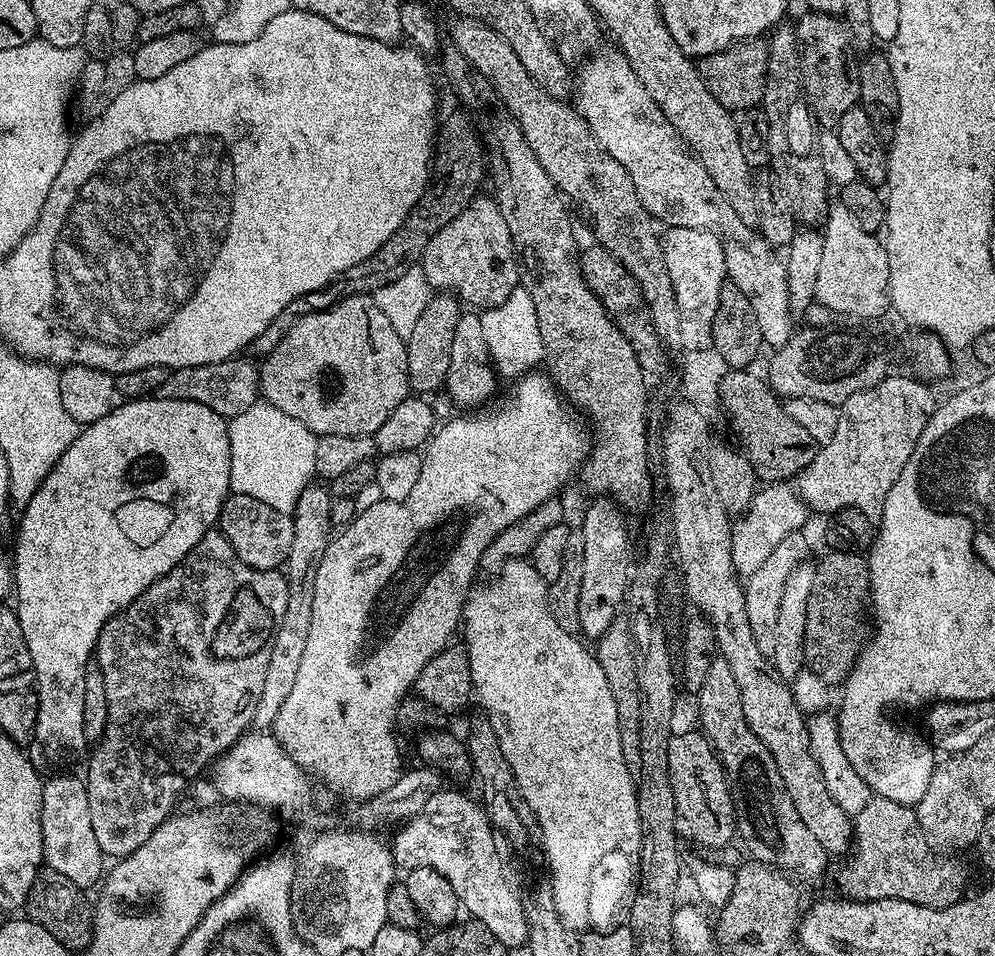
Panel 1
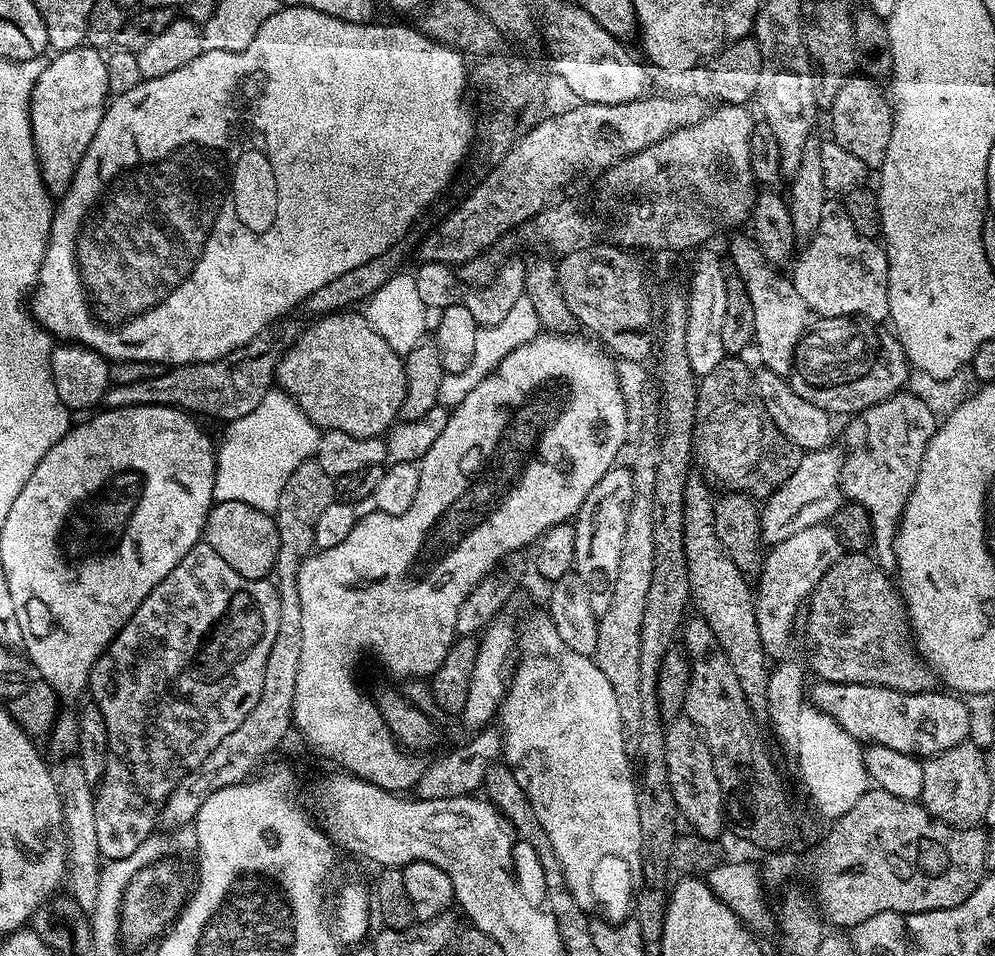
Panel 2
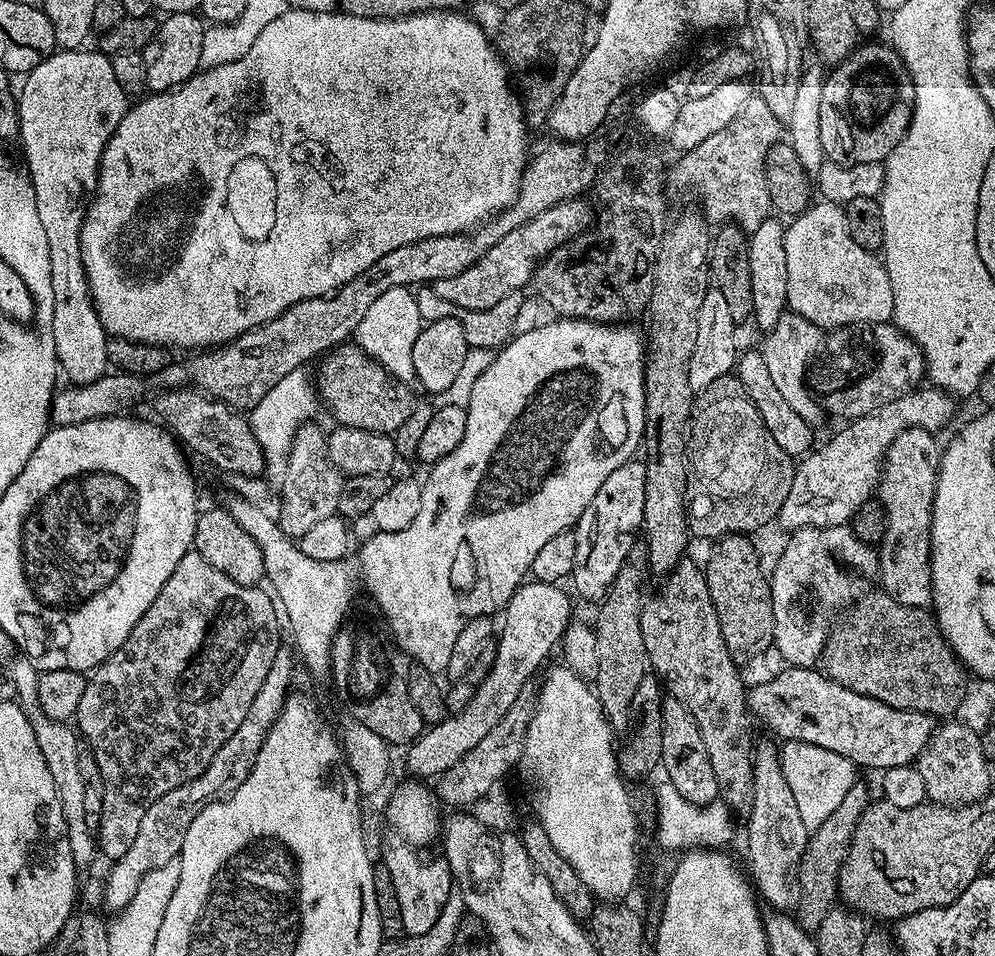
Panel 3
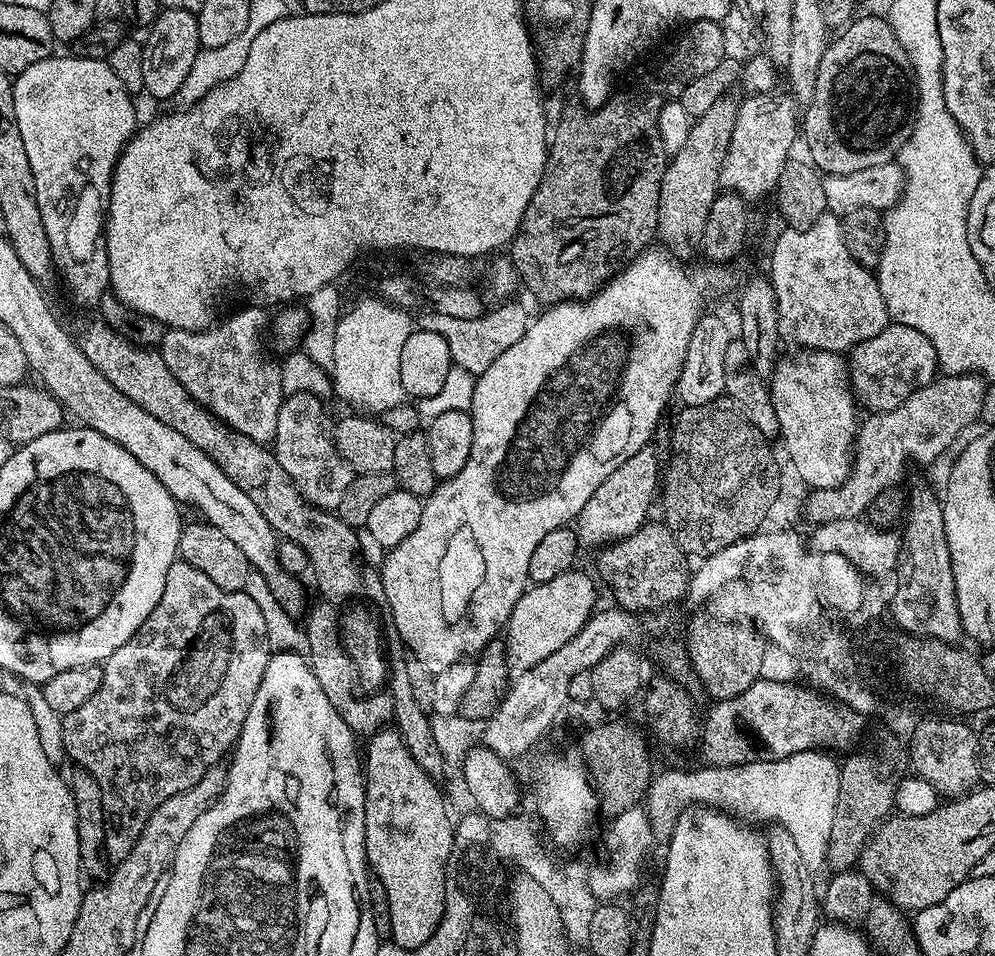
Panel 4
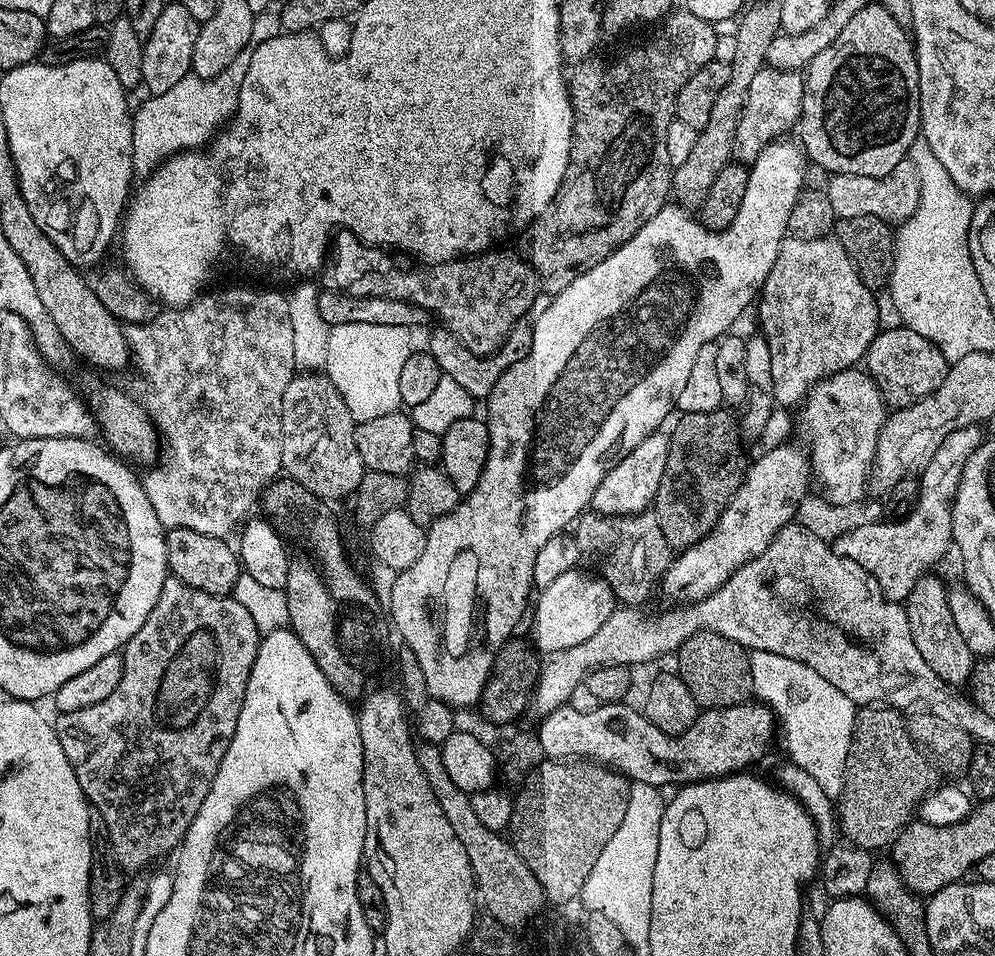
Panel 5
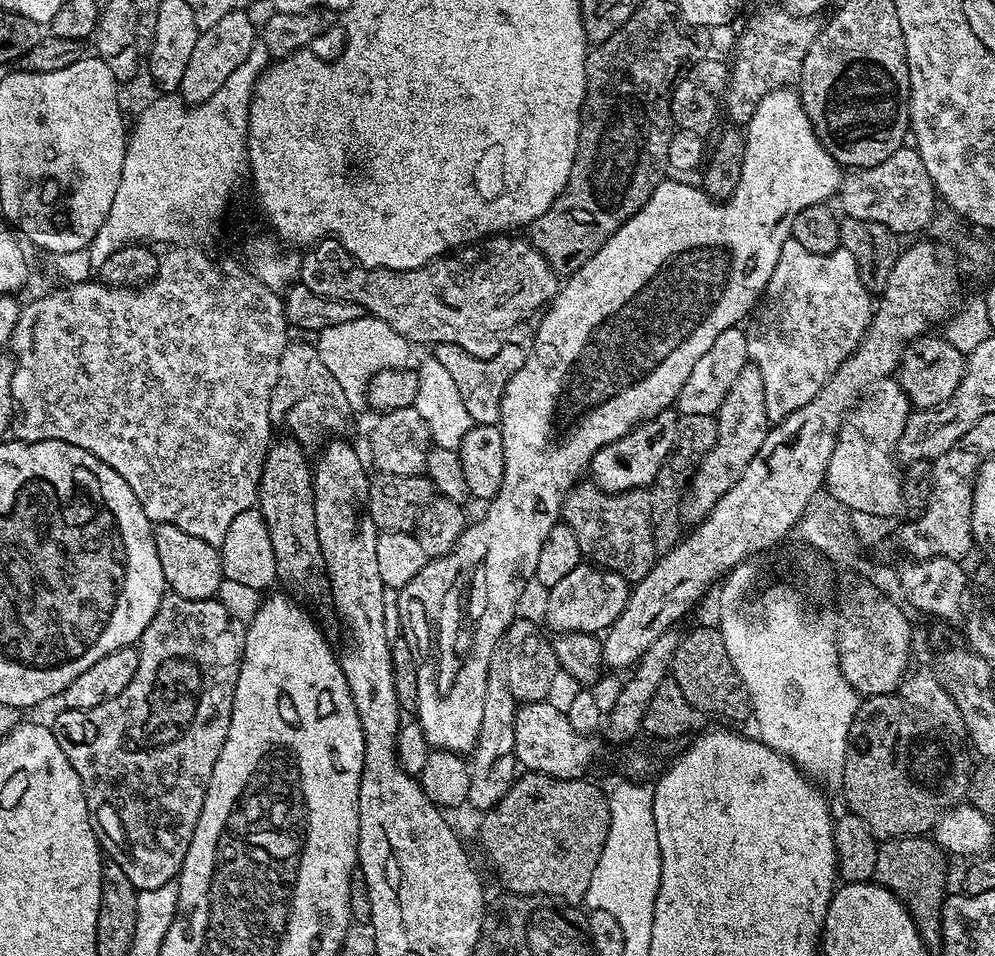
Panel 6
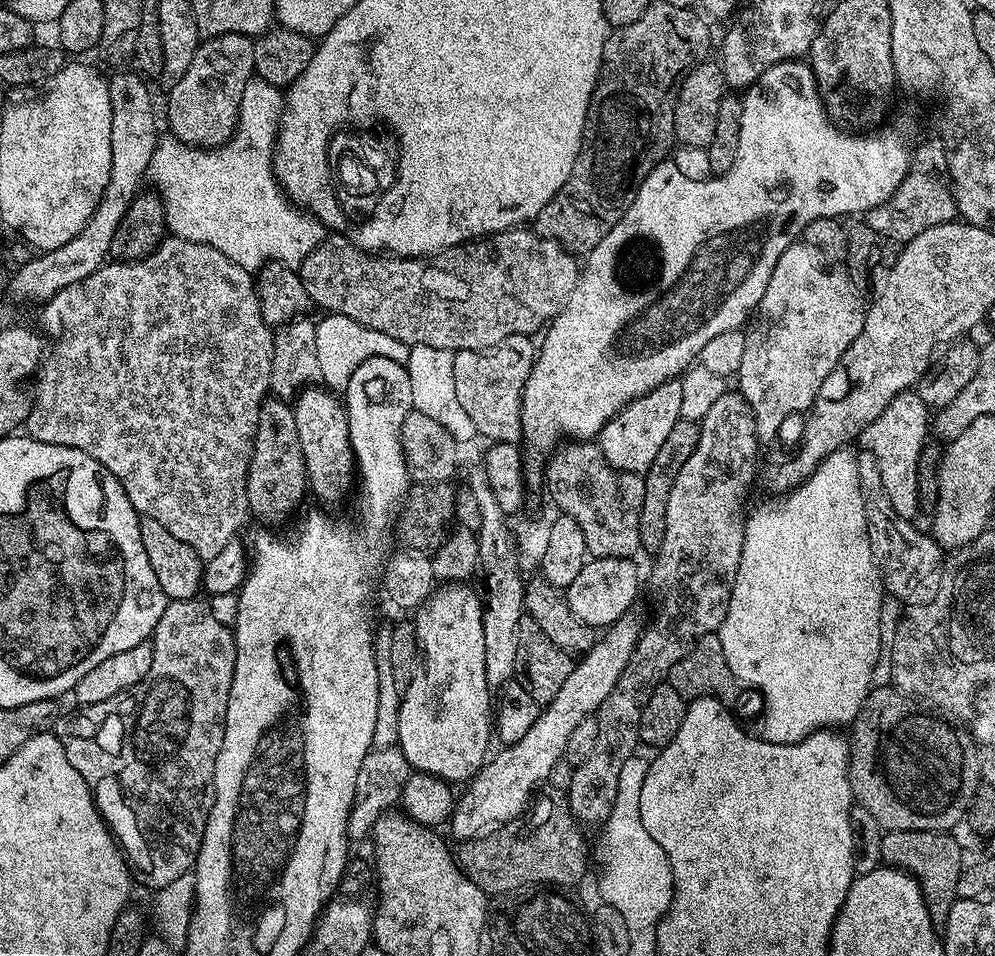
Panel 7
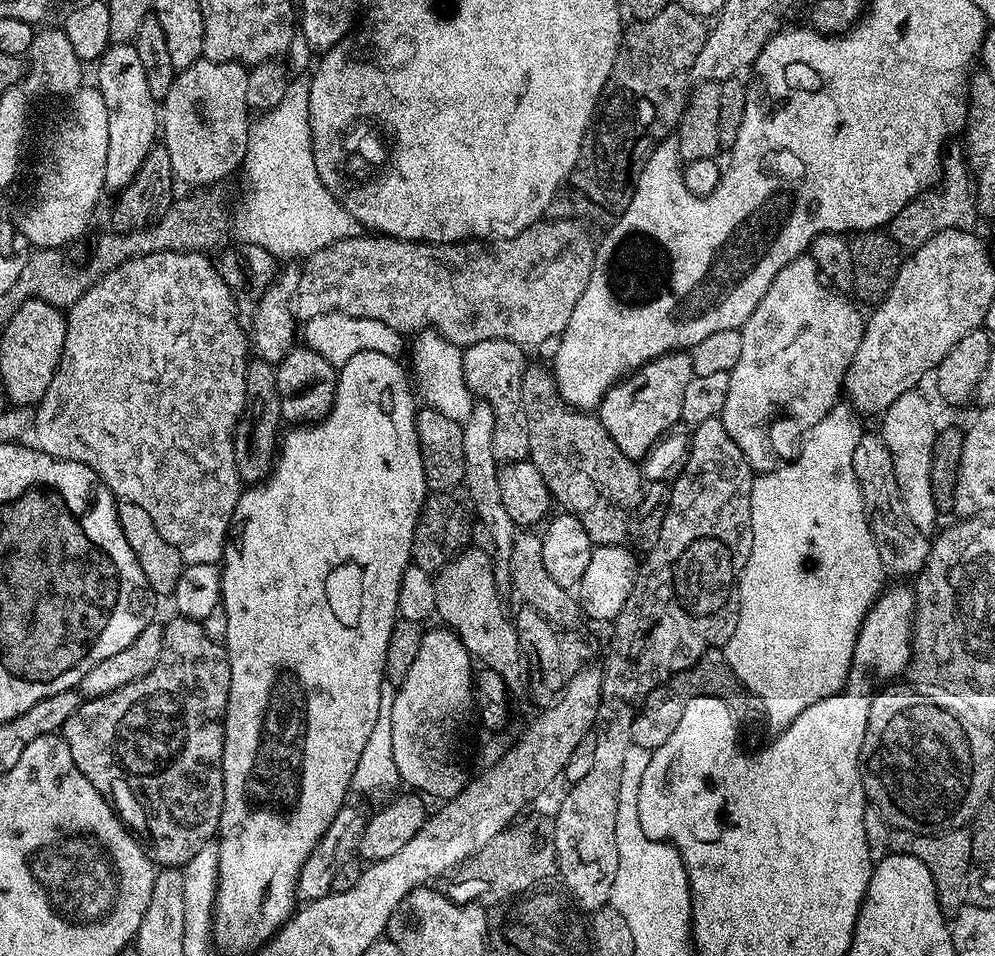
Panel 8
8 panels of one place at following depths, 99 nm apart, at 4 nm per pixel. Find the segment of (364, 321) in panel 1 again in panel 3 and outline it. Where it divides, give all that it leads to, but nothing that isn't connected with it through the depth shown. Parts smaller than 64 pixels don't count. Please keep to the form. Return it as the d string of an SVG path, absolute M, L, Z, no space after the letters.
M345 342L339 348L333 348L319 364L320 369L314 372L314 387L323 407L325 404L332 411L337 425L394 434L398 426L408 420L414 403L414 397L408 393L409 385L394 382L387 370L355 343Z

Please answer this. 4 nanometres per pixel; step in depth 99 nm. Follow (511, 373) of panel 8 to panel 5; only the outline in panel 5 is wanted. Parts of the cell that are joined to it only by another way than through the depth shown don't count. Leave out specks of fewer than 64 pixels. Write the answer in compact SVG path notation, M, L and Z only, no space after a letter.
M528 322L514 325L508 331L508 336L505 338L504 343L487 358L475 356L473 352L466 350L463 342L453 332L448 331L443 326L436 326L436 329L429 334L428 344L426 344L426 350L432 355L437 366L440 367L441 373L449 376L454 382L462 386L462 389L468 391L473 398L488 397L494 390L498 378L502 378L505 370L514 362L526 358L526 354L531 349L532 324Z

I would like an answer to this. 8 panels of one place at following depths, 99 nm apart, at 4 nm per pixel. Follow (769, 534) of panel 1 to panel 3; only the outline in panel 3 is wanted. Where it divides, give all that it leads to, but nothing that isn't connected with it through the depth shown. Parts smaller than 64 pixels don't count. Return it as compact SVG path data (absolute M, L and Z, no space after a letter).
M921 386L882 406L871 416L847 421L820 449L809 451L795 465L790 494L786 494L786 502L782 502L778 524L787 530L848 524L858 506L873 499L882 479L884 456L890 442L908 428L925 428L935 433L936 428L946 427L952 420L955 403L957 401L949 393L935 386Z

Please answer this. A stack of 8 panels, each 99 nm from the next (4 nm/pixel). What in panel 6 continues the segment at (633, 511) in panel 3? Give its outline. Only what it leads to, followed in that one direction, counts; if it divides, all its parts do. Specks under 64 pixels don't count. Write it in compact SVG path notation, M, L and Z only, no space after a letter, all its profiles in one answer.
M675 411L660 412L654 418L643 420L637 428L631 428L622 438L602 446L594 454L590 465L590 480L603 492L629 492L635 488L647 489L658 478L658 470L669 463L676 448Z

